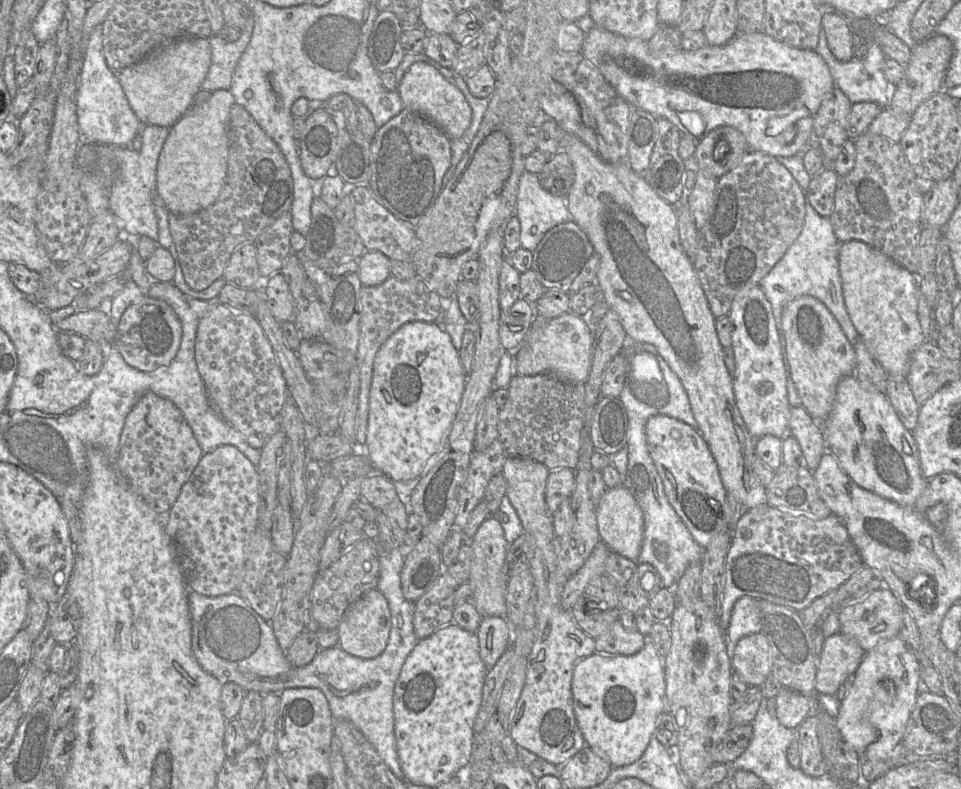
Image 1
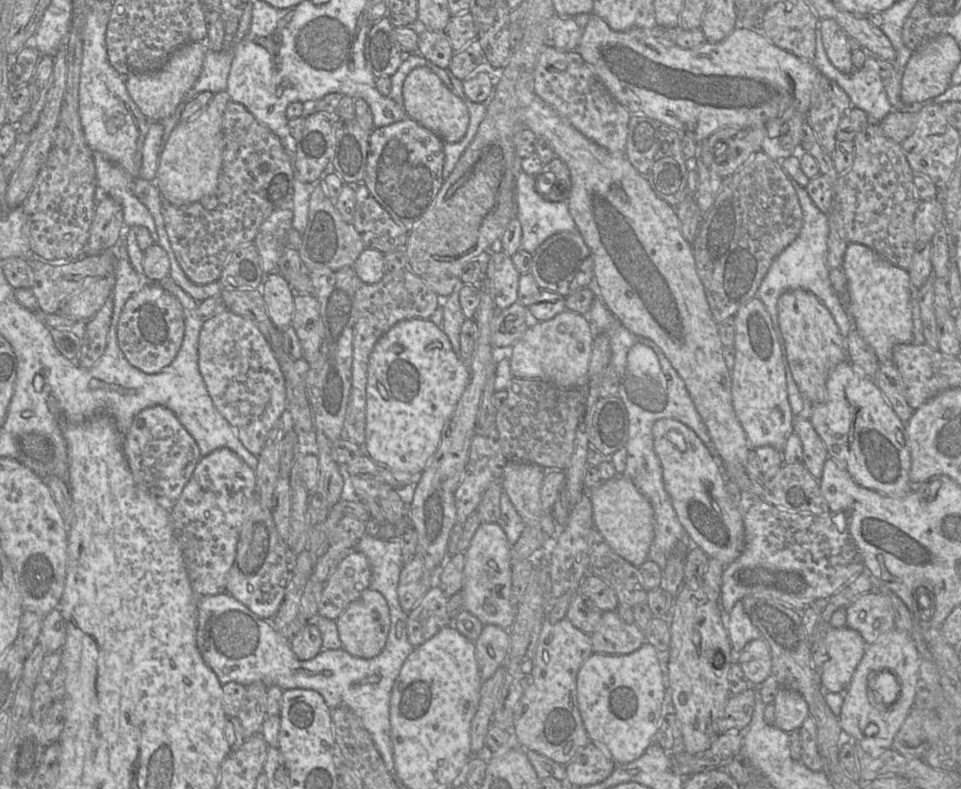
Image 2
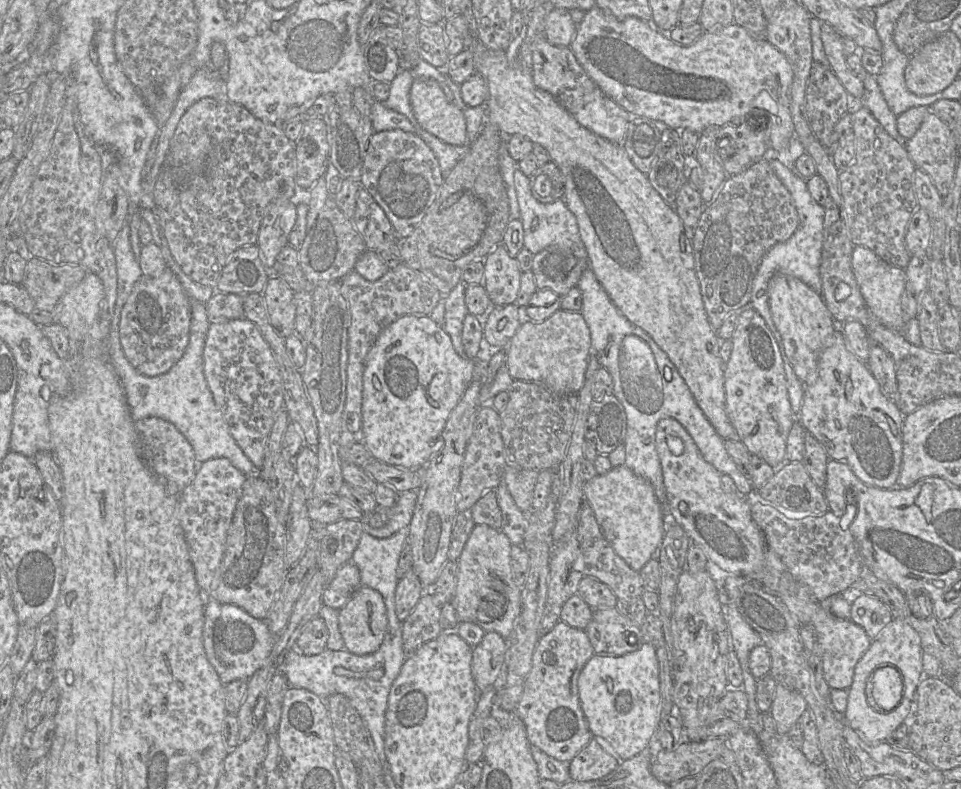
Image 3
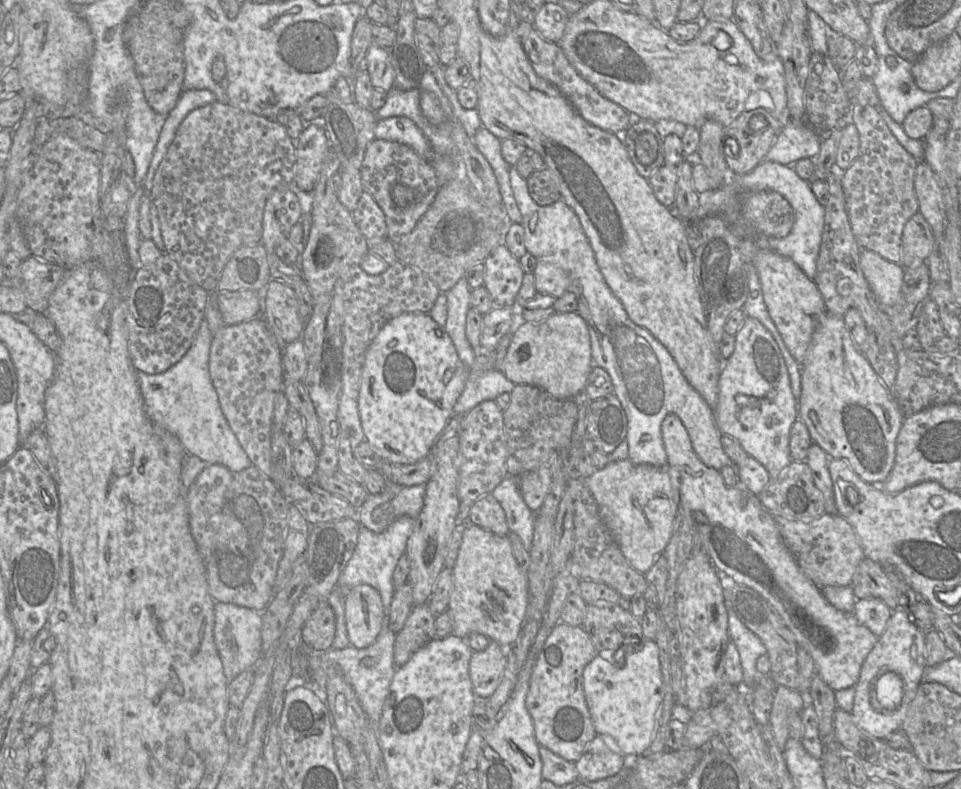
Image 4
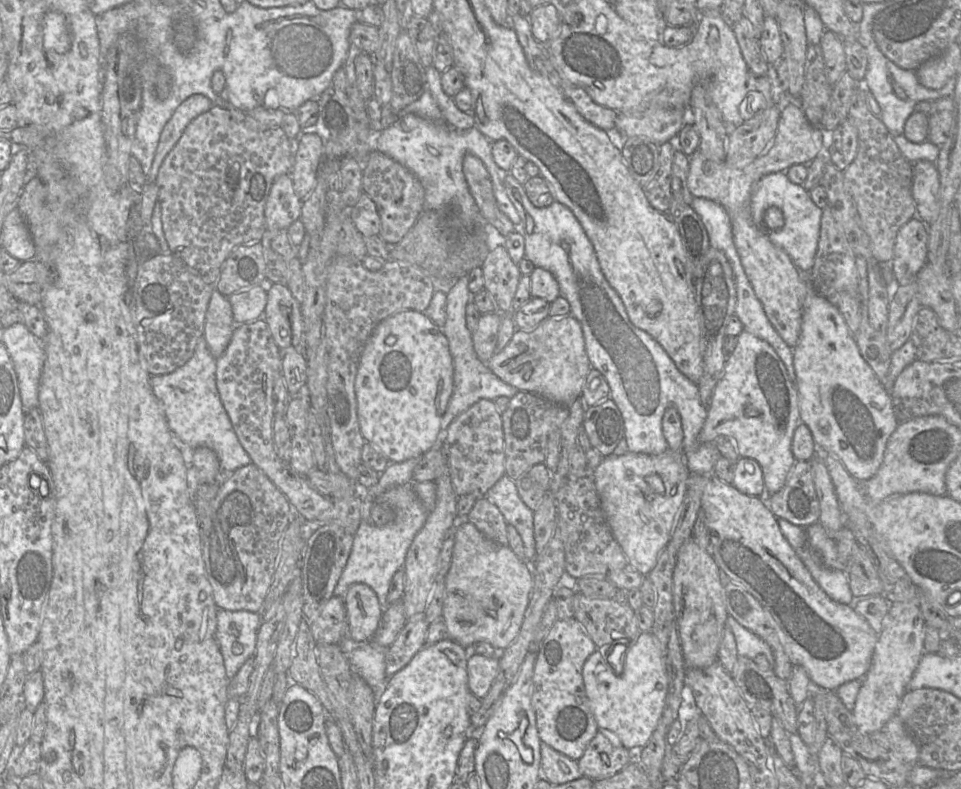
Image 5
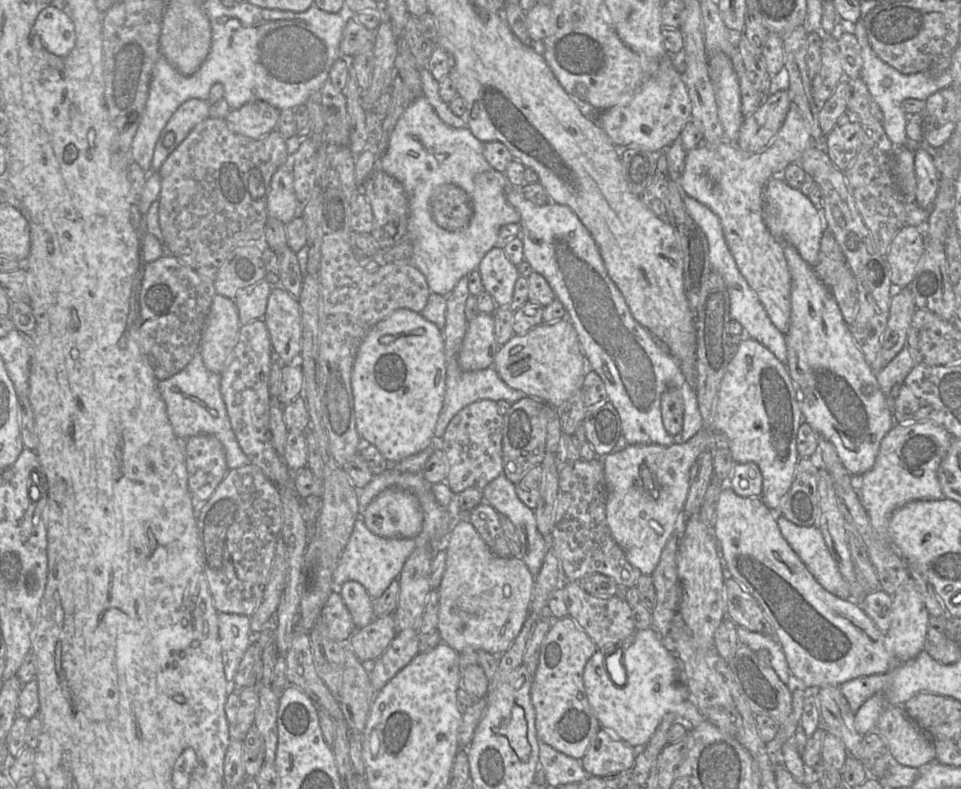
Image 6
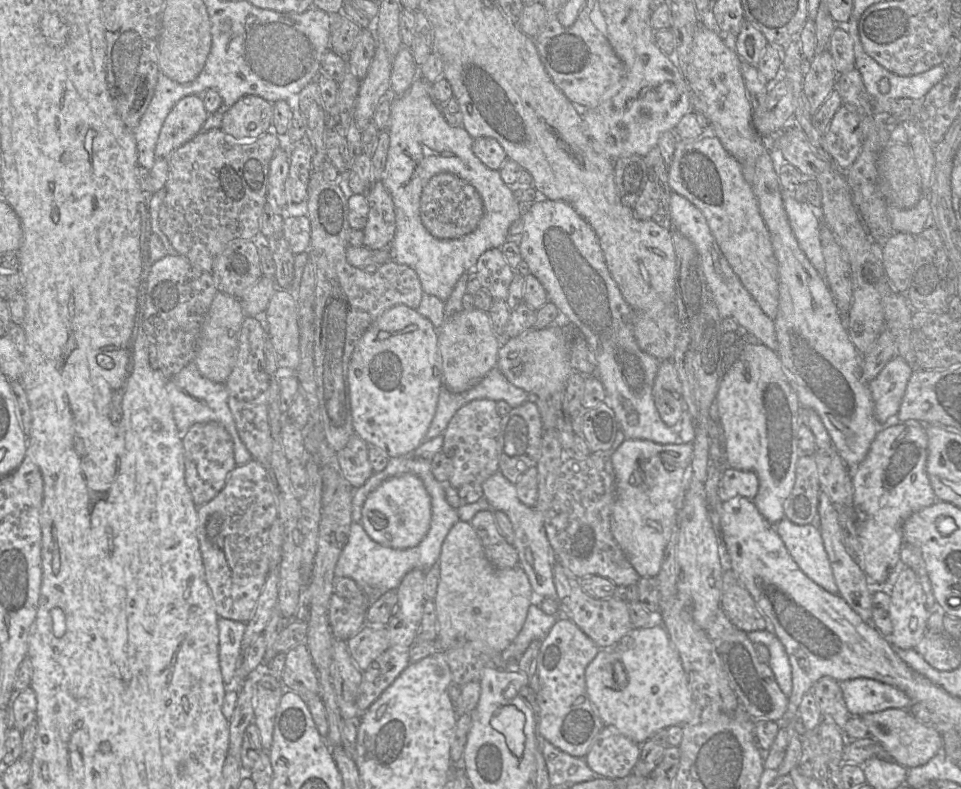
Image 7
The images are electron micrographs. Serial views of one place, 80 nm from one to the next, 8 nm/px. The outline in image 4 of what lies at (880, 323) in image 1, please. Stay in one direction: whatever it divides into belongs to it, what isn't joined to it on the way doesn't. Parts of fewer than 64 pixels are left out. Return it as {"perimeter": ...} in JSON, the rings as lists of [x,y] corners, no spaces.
{"perimeter":[[[861,249],[860,268],[877,302],[884,309],[893,307],[901,291],[904,268],[883,259],[877,253]]]}

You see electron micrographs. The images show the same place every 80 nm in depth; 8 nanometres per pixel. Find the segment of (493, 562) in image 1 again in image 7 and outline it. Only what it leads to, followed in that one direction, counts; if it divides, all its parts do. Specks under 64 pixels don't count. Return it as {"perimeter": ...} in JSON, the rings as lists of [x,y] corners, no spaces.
{"perimeter":[[[459,520],[441,547],[440,577],[434,598],[440,651],[458,648],[469,641],[485,642],[497,651],[516,638],[536,596],[524,569],[518,564],[500,569],[486,558],[481,540],[469,522]]]}

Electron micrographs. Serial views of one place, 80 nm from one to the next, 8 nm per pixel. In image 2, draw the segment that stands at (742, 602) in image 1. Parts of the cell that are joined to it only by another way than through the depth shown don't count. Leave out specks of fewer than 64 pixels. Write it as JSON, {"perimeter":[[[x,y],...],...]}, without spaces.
{"perimeter":[[[741,600],[727,614],[726,624],[734,654],[738,654],[749,641],[762,637],[760,630],[745,612]]]}

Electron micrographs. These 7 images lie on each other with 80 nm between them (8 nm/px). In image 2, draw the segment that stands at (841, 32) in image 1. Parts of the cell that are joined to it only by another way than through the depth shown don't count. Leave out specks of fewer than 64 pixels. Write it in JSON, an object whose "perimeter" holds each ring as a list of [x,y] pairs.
{"perimeter":[[[831,18],[821,19],[820,28],[824,49],[833,66],[842,73],[854,71],[846,32]]]}

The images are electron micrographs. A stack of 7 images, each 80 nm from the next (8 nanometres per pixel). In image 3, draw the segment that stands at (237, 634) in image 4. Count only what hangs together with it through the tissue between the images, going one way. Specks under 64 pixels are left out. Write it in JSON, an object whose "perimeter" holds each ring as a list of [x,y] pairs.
{"perimeter":[[[207,598],[204,610],[203,646],[209,663],[223,685],[234,680],[249,679],[267,661],[275,635],[265,620],[250,615],[243,608]]]}

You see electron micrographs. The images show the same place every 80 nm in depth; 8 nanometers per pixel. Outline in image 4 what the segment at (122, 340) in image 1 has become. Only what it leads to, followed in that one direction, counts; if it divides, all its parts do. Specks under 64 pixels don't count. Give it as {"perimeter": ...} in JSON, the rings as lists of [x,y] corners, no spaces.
{"perimeter":[[[168,254],[133,271],[126,326],[128,353],[137,371],[160,374],[183,358],[205,318],[208,296],[209,292],[192,281]]]}

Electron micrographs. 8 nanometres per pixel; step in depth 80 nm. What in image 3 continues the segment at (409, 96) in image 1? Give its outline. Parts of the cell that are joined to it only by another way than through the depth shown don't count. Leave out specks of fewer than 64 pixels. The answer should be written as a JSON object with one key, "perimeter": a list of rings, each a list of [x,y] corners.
{"perimeter":[[[414,80],[410,103],[419,125],[441,141],[461,146],[466,141],[463,111],[450,103],[435,80]]]}

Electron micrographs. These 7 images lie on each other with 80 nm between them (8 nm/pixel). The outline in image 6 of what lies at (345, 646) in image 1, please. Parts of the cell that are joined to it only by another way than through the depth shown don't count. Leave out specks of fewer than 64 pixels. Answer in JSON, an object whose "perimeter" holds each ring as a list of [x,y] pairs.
{"perimeter":[[[350,580],[334,591],[339,591],[342,596],[356,629],[363,628],[376,619],[372,608],[373,599],[362,584]]]}

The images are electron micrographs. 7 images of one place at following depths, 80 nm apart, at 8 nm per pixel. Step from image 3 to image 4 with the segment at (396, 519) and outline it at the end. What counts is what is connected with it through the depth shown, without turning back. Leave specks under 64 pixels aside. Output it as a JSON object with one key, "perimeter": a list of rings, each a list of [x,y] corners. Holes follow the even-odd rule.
{"perimeter":[[[386,480],[380,493],[368,493],[364,503],[357,510],[356,520],[372,532],[381,533],[401,516],[415,519],[423,508],[424,496],[425,484],[401,486]],[[377,507],[384,512],[380,522],[374,522],[372,519],[372,513]]]}

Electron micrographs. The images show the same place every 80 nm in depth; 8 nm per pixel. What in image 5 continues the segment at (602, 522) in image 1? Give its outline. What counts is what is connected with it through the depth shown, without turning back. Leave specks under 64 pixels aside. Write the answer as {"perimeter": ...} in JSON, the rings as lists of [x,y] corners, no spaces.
{"perimeter":[[[668,449],[659,455],[649,455],[628,451],[621,456],[604,457],[593,471],[602,510],[614,538],[630,564],[642,575],[647,576],[670,540],[674,517],[687,491],[687,479],[690,473],[682,452],[672,452]]]}

